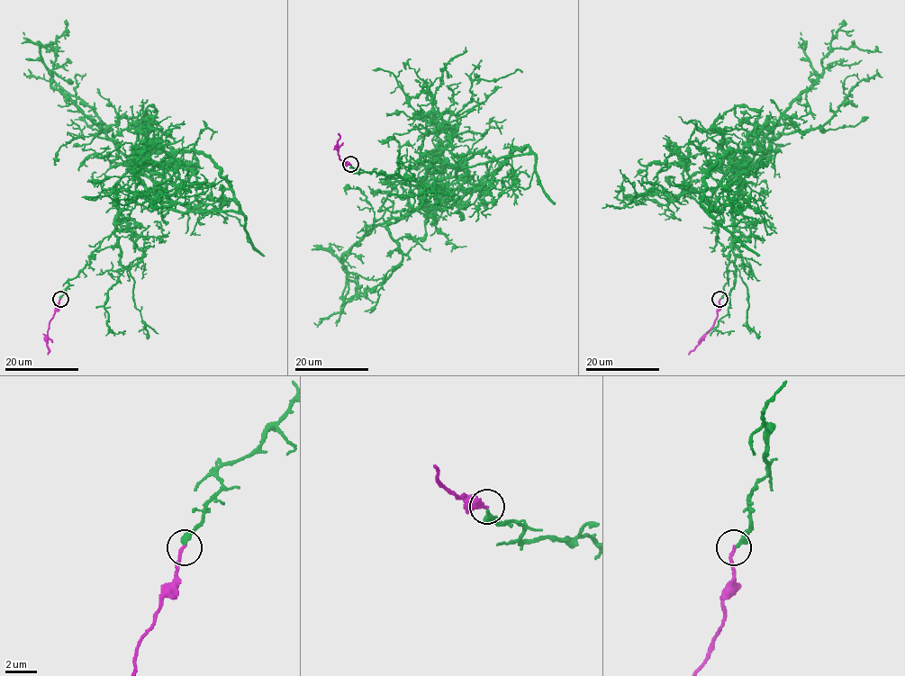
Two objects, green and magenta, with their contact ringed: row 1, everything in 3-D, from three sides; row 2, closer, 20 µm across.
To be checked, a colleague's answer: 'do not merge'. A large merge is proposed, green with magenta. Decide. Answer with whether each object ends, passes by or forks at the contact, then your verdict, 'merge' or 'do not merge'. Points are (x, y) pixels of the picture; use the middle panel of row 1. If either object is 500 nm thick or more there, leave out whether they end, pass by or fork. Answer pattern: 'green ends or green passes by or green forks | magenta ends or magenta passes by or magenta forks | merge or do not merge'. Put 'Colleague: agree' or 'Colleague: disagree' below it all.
green ends | magenta ends | do not merge
Colleague: agree

